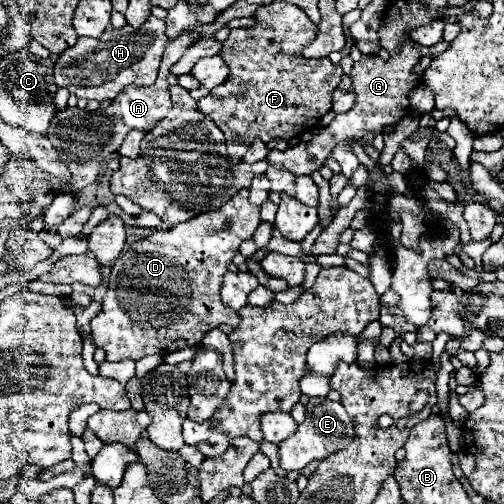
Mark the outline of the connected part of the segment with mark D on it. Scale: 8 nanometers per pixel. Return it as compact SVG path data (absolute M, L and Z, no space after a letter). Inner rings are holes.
M242 189L220 209L206 211L204 215L196 215L196 219L188 219L170 229L156 229L146 239L130 245L130 249L112 265L102 309L92 317L92 339L96 347L106 351L106 361L138 361L140 357L152 353L166 355L170 351L200 345L202 337L222 323L228 323L232 329L238 327L240 315L222 305L220 285L240 243L250 239L258 225L260 209L248 201L248 189Z

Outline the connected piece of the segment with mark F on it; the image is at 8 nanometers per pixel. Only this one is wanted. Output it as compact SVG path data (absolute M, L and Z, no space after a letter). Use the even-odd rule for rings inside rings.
M274 1L258 7L254 19L256 25L252 29L230 31L220 51L220 57L230 69L230 77L198 101L198 111L224 131L228 145L236 147L240 157L256 137L264 143L274 137L290 141L312 131L330 111L332 93L344 77L342 67L334 65L328 57L302 57L302 51L316 39L318 27L300 7Z

